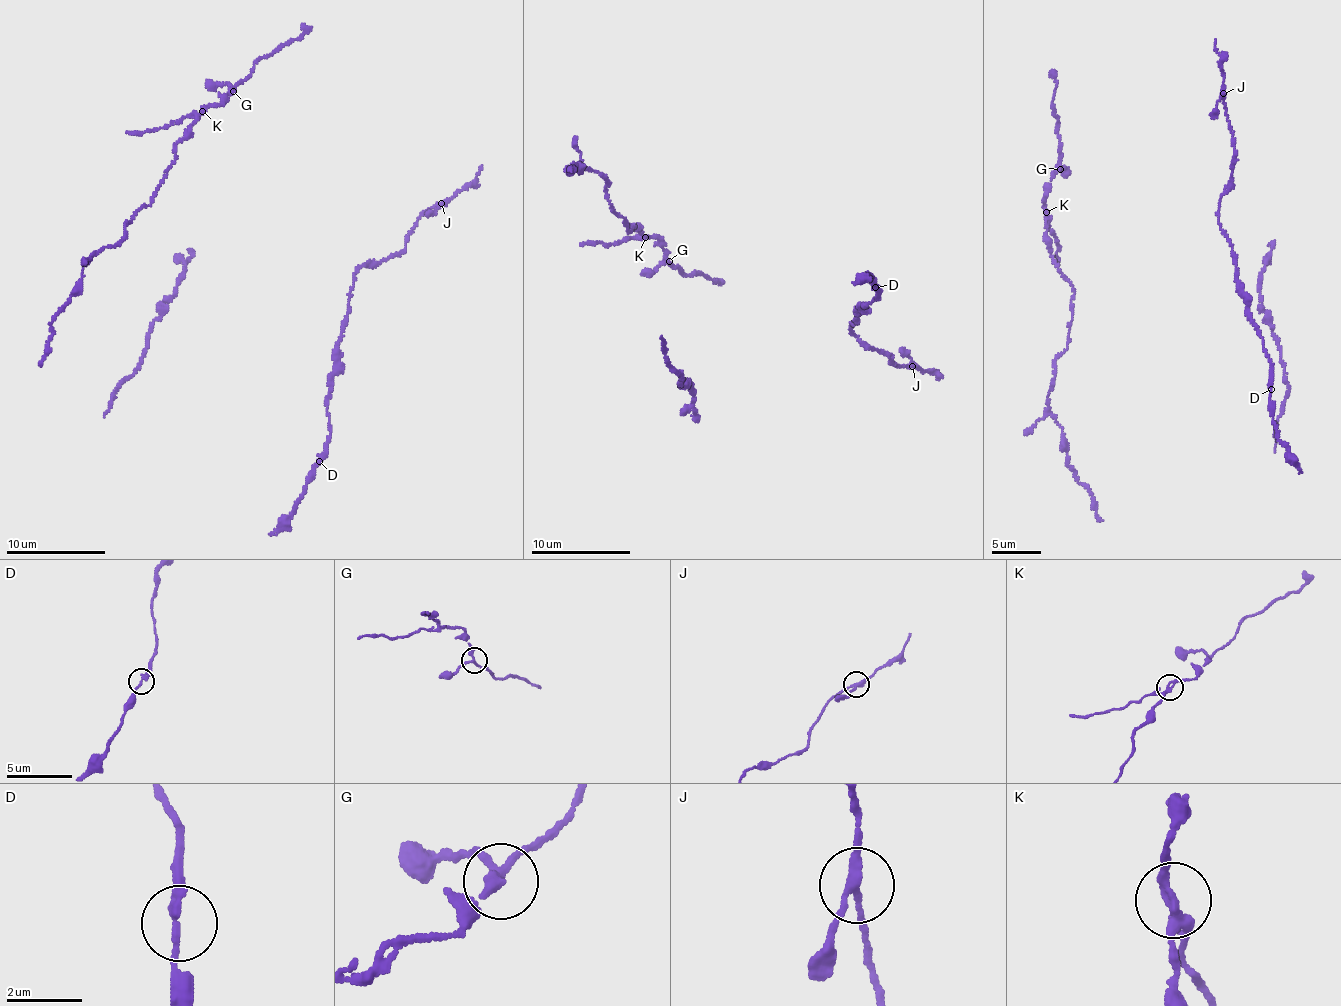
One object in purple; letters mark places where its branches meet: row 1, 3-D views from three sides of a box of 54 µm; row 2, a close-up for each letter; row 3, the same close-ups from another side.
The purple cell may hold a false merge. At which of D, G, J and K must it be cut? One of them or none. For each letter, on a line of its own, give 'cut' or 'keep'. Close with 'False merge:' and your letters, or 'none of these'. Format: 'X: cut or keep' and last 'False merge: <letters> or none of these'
D: keep
G: keep
J: keep
K: cut
False merge: K

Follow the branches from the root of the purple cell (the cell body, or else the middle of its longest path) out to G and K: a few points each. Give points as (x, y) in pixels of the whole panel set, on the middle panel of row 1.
G: (719, 281), (698, 272), (686, 274), (669, 261)
K: (719, 281), (698, 272), (686, 274), (668, 260), (660, 240), (645, 237)

